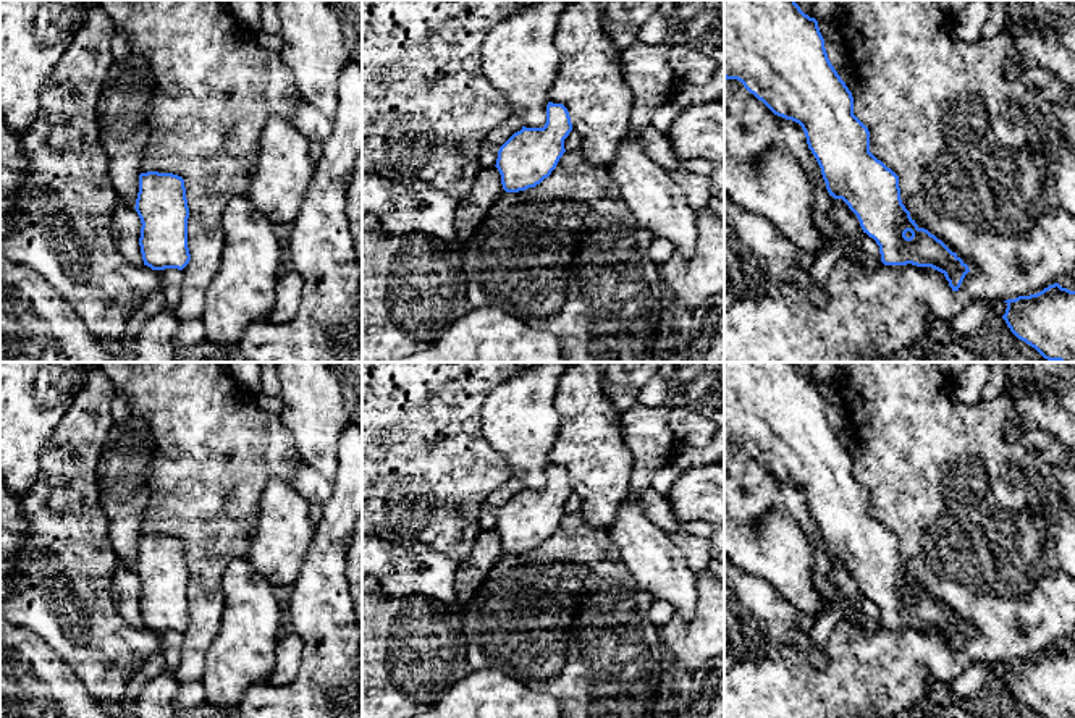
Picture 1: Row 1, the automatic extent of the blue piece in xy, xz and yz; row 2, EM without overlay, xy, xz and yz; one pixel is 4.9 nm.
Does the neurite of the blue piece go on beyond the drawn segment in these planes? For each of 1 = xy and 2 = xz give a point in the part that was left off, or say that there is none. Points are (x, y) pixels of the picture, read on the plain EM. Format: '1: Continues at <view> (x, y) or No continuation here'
1: No continuation here
2: No continuation here

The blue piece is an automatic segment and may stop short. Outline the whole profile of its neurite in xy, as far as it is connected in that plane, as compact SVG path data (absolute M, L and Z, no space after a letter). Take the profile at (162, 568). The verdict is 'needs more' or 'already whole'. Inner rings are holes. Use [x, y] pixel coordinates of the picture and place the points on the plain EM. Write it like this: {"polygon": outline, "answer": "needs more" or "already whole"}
{"polygon": "M173 535L139 537L136 574L141 581L141 616L152 632L183 632L189 623L184 542Z", "answer": "already whole"}

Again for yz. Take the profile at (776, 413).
{"polygon": "M724 362L724 440L740 443L774 477L802 488L829 558L842 561L857 577L863 595L879 608L884 627L931 629L946 639L952 653L959 653L968 627L910 579L900 561L899 538L870 514L870 493L854 477L852 454L828 420L818 383L805 377L795 362Z", "answer": "already whole"}

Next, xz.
{"polygon": "M548 464L543 490L525 490L514 495L498 513L496 530L506 555L535 550L556 530L566 514L564 501L572 493L567 471Z", "answer": "already whole"}

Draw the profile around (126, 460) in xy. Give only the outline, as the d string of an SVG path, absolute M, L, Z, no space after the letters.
M136 416L113 420L100 451L97 487L108 522L108 540L120 564L136 569L141 524L157 445L149 425Z

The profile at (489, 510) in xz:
M509 477L498 490L490 493L478 509L478 527L480 530L491 530L496 527L500 509L517 493L524 485L516 477Z

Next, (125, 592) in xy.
M118 564L112 577L110 597L120 618L133 627L144 627L139 600L141 581L134 569Z

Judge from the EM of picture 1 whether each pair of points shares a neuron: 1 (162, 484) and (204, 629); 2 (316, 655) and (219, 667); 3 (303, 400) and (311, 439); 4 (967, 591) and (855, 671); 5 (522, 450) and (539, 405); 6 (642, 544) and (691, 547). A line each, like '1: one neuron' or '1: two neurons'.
1: one neuron
2: two neurons
3: one neuron
4: one neuron
5: one neuron
6: two neurons

